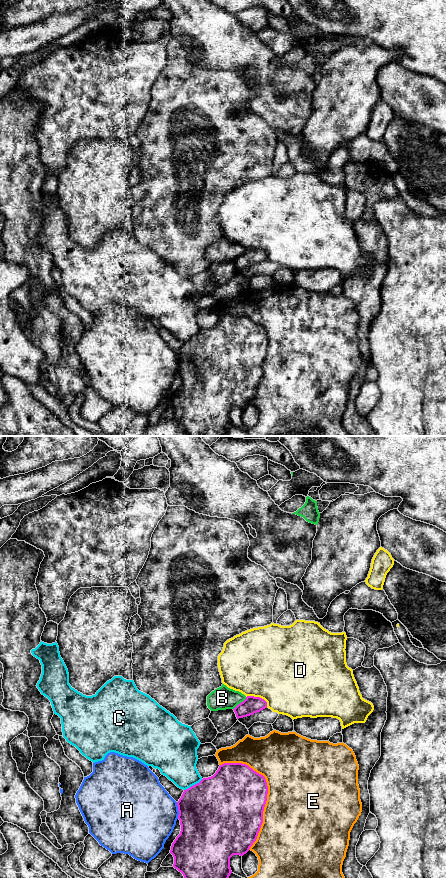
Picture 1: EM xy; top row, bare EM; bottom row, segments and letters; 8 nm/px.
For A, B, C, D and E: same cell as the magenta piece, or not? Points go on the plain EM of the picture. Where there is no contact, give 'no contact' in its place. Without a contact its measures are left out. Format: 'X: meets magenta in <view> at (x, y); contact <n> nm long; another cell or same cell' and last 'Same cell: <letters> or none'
A: meets magenta in xy at (178, 362); contact 140 nm long; another cell
B: meets magenta in xy at (240, 255); contact 150 nm long; another cell
C: meets magenta in xy at (193, 337); contact 180 nm long; another cell
D: meets magenta in xy at (259, 249); contact 200 nm long; another cell
E: meets magenta in xy at (267, 345); contact 750 nm long; another cell
Same cell: none

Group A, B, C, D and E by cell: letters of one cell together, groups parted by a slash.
A / B / C / D / E

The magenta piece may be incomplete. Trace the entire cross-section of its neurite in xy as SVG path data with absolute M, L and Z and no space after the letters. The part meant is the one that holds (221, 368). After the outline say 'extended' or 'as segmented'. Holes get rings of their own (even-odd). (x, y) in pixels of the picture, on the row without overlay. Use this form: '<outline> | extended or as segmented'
M224 315L213 328L184 342L177 354L181 383L172 395L170 405L174 409L173 419L183 426L188 436L227 436L232 425L230 410L246 406L257 391L267 346L265 329L242 315Z | as segmented

